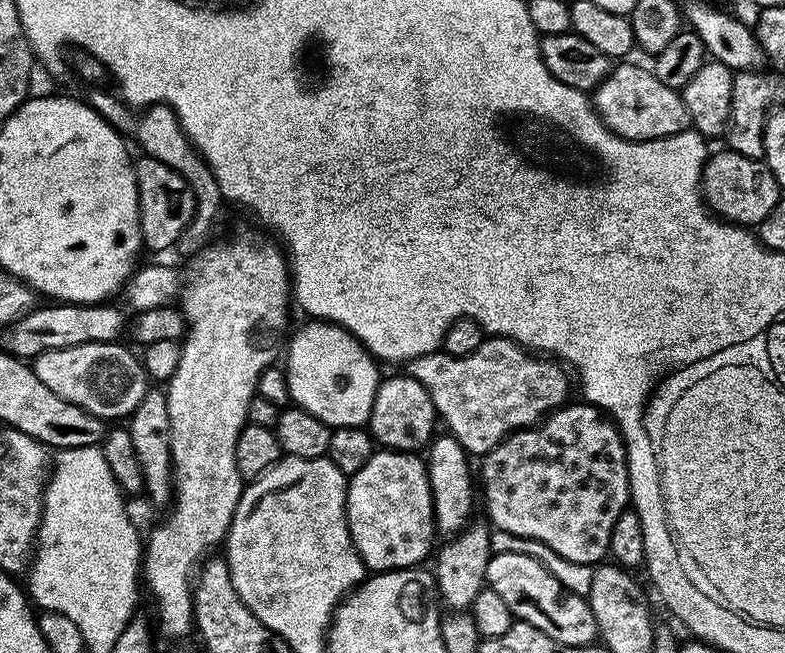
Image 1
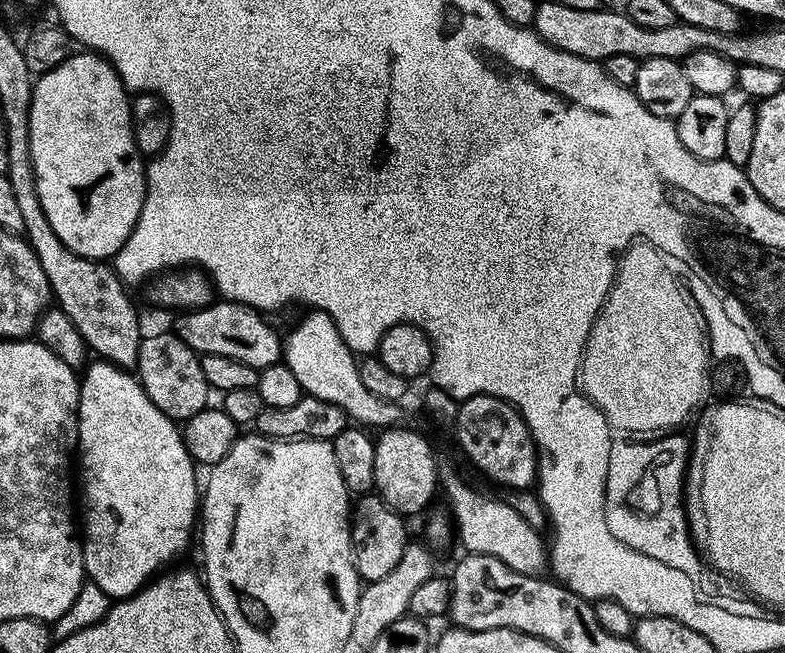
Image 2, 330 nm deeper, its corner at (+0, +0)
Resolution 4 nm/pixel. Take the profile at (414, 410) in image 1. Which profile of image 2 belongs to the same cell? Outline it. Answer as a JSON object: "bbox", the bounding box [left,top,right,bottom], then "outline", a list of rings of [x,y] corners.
{"bbox":[374,426,438,518],"outline":[[[397,426],[383,429],[375,437],[374,450],[374,489],[375,495],[385,500],[395,512],[411,518],[420,512],[438,492],[436,462],[437,453],[432,453],[432,444],[420,432],[412,428]]]}

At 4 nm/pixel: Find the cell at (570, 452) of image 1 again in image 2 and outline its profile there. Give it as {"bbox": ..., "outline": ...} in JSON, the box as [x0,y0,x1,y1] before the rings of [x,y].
{"bbox":[454,396,538,490],"outline":[[[471,396],[459,401],[459,408],[454,419],[456,426],[456,444],[464,451],[464,456],[485,476],[493,480],[503,490],[528,490],[536,484],[536,466],[538,463],[538,449],[526,422],[517,410],[507,400],[499,400],[497,396]]]}

